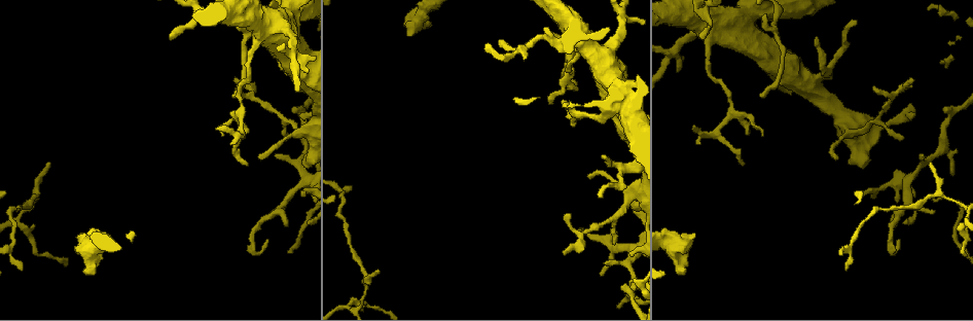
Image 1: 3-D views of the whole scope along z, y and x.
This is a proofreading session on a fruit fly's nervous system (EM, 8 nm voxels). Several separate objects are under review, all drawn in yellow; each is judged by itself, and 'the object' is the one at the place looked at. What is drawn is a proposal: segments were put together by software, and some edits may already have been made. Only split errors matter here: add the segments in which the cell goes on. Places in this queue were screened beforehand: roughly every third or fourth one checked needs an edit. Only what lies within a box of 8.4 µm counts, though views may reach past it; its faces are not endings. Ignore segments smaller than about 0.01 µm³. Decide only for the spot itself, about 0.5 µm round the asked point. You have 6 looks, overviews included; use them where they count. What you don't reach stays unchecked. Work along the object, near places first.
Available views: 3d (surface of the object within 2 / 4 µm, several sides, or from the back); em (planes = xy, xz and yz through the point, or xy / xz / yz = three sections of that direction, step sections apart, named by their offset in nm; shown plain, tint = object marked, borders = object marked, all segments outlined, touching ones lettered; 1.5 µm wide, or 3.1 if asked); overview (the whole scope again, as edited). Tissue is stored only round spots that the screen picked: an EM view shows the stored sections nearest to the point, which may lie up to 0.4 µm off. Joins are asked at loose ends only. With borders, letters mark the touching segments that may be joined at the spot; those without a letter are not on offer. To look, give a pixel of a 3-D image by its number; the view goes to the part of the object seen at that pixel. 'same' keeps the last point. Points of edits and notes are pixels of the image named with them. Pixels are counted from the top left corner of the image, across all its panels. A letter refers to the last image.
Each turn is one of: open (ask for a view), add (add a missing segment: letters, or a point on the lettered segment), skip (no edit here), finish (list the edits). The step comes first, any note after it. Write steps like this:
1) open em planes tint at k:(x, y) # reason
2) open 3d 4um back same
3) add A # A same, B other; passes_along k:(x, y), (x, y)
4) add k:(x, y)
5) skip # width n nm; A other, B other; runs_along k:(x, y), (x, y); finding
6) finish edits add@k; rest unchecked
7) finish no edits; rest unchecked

open 3d 2um at 1:(170, 39)

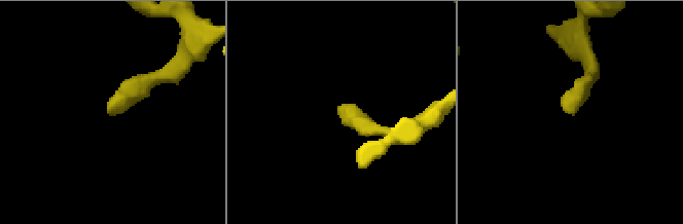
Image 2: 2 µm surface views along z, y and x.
open em planes borders at 2:(565, 108)

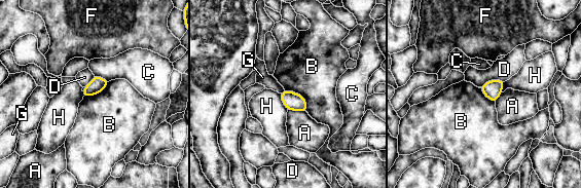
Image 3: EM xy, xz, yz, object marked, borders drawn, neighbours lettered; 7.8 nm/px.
skip # A other, B other, C other, D other, F other, G other, H other; border 3:(285, 89), (299, 94), (306, 111); no lettered segment goes on from it

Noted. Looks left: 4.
open 3d 2um at 1:(684, 270) # free end

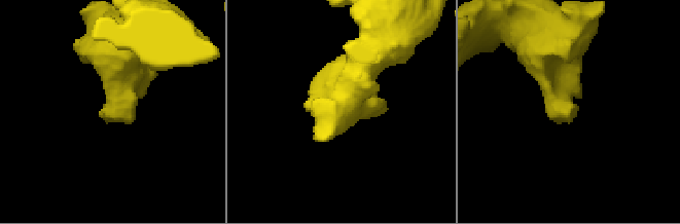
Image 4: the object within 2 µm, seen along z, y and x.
open em planes borders at 4:(105, 108)

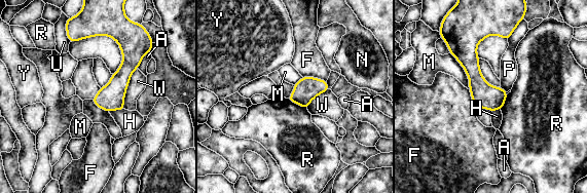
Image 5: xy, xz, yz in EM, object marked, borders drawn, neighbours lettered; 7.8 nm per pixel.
skip # width 190 nm; A other, F other, H other, M other, N other, P other, R other, U other, W other, Y other; border 5:(287, 99), (306, 109); none of them fits

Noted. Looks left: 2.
open em yz step 4 borders at 1:(833, 156) # free end

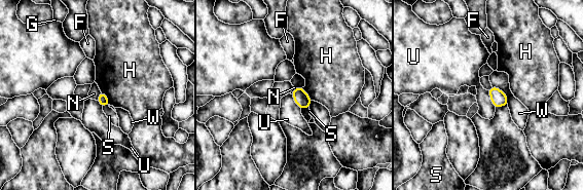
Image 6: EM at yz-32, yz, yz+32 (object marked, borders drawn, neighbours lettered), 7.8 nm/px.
open em planes borders same # cut it another way

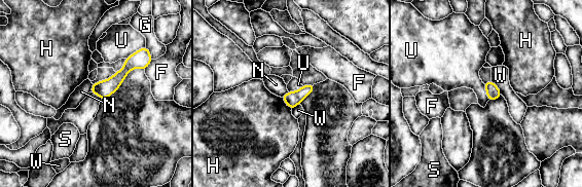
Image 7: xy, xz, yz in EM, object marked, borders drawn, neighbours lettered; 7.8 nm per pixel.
skip # width 110 nm; F other, G other, H other, N other, S other, U other, W other; runs_along 7:(145, 50), (109, 86), (94, 89); none of them fits

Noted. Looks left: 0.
finish no edits; rest unchecked

